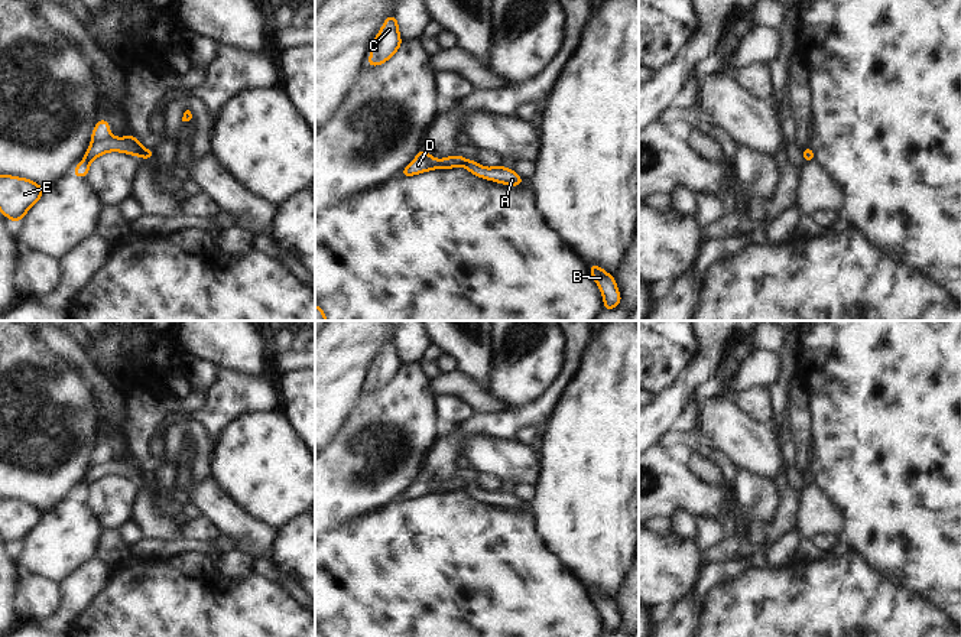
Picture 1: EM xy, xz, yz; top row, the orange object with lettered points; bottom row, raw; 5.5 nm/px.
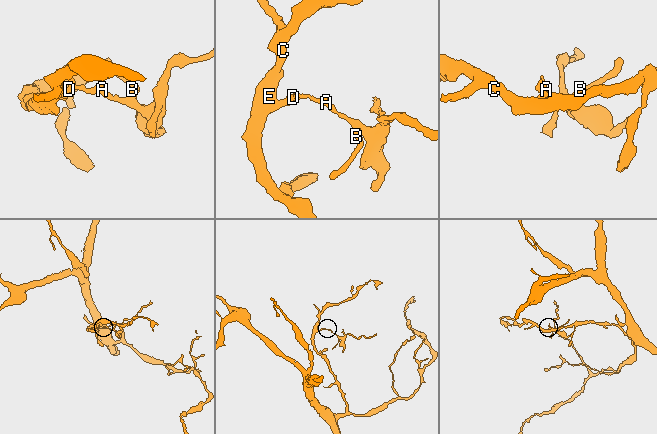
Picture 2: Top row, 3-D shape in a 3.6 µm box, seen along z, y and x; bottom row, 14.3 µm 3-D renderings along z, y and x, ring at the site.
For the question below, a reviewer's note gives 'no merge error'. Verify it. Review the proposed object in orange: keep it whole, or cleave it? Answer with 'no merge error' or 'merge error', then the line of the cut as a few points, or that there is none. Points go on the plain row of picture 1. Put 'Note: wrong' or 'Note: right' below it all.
merge error; cut xy (143, 473), (139, 480)
Note: wrong

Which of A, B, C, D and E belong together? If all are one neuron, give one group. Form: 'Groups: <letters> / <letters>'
Groups: A B / C D E

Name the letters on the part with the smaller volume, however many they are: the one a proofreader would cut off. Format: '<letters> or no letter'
A, B

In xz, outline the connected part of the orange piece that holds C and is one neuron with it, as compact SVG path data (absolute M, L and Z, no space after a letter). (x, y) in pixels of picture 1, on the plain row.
M389 338L370 370L367 390L379 390L387 386L402 370L396 339Z

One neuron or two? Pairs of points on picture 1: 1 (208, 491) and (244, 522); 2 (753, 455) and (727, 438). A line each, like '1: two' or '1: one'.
1: one
2: one

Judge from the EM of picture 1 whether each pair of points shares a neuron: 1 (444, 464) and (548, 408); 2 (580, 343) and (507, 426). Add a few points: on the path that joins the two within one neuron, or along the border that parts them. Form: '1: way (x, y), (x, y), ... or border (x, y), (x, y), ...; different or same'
1: way (460, 435), (468, 426), (509, 425), (519, 419); same
2: way (572, 367), (558, 392), (532, 415); same

